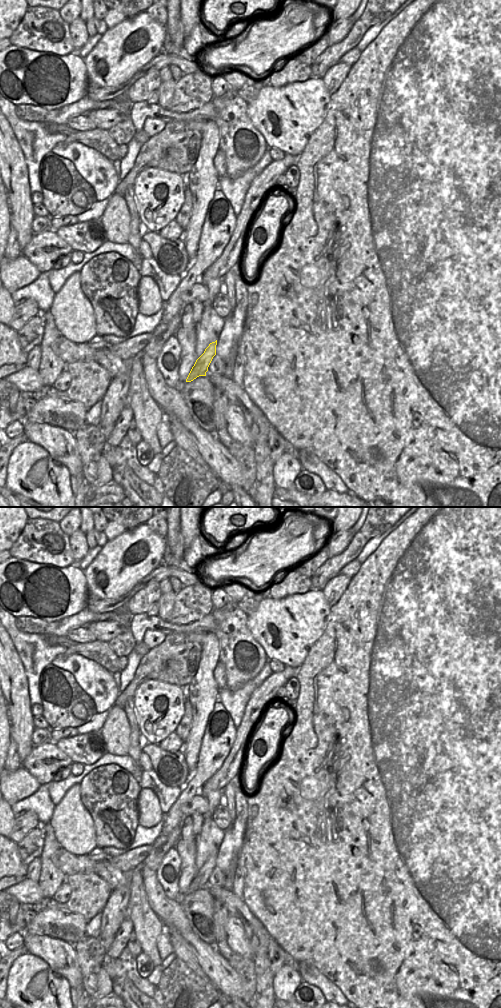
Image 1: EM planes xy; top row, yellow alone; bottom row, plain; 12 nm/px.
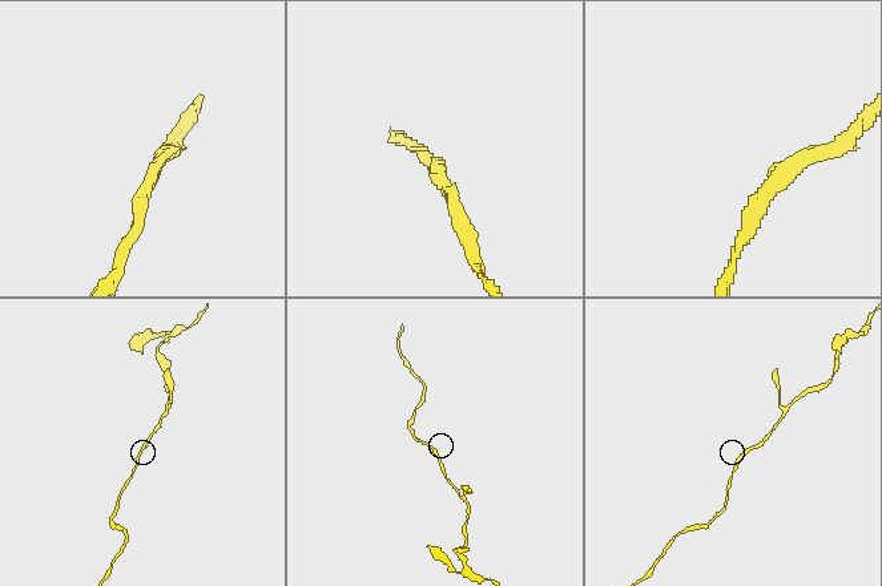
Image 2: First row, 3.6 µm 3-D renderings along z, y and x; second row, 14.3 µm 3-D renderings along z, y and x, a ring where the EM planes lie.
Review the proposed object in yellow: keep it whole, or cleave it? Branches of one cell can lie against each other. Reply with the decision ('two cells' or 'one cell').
one cell

